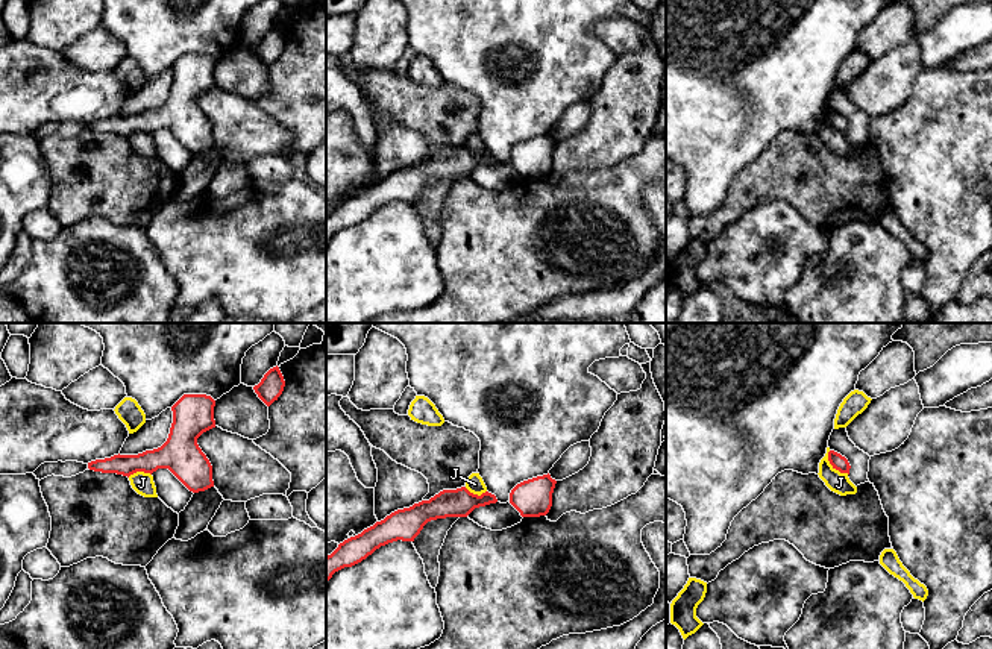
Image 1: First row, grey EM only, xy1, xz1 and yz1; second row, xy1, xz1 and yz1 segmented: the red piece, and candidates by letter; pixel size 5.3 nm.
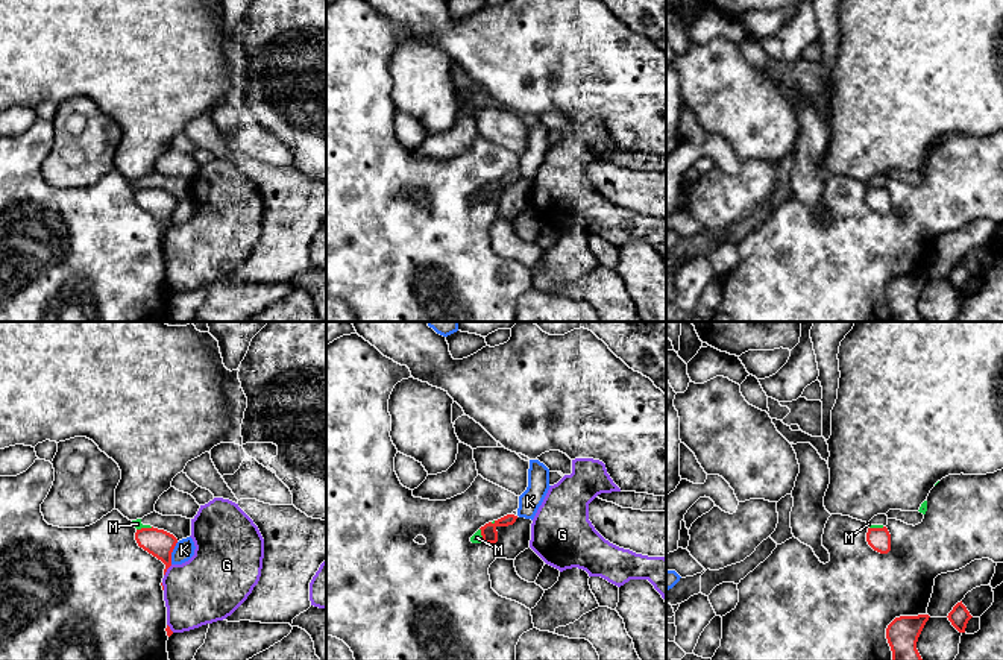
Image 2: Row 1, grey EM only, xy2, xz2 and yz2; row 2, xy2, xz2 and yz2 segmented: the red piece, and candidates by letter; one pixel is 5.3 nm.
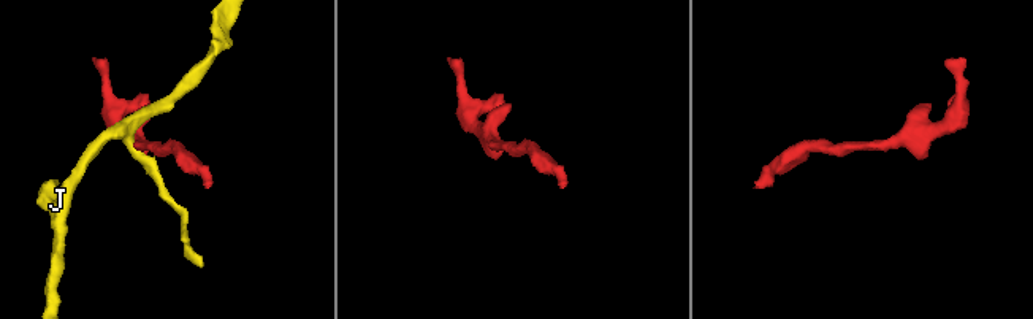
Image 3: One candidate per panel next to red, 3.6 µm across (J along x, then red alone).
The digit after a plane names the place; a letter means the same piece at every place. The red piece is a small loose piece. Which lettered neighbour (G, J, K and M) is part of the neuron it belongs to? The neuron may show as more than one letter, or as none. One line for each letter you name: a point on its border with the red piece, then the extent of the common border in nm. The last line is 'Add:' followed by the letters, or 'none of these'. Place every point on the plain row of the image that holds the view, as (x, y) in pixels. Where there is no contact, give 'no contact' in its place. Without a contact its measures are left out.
Add: none of these

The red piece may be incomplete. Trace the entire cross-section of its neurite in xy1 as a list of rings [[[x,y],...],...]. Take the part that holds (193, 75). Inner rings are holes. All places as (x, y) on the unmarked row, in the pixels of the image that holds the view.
[[[184,55],[173,67],[173,83],[167,102],[138,115],[114,115],[88,123],[102,133],[130,136],[137,132],[153,133],[168,129],[190,152],[214,147],[212,126],[197,105],[197,99],[215,88],[215,61],[206,55]]]

